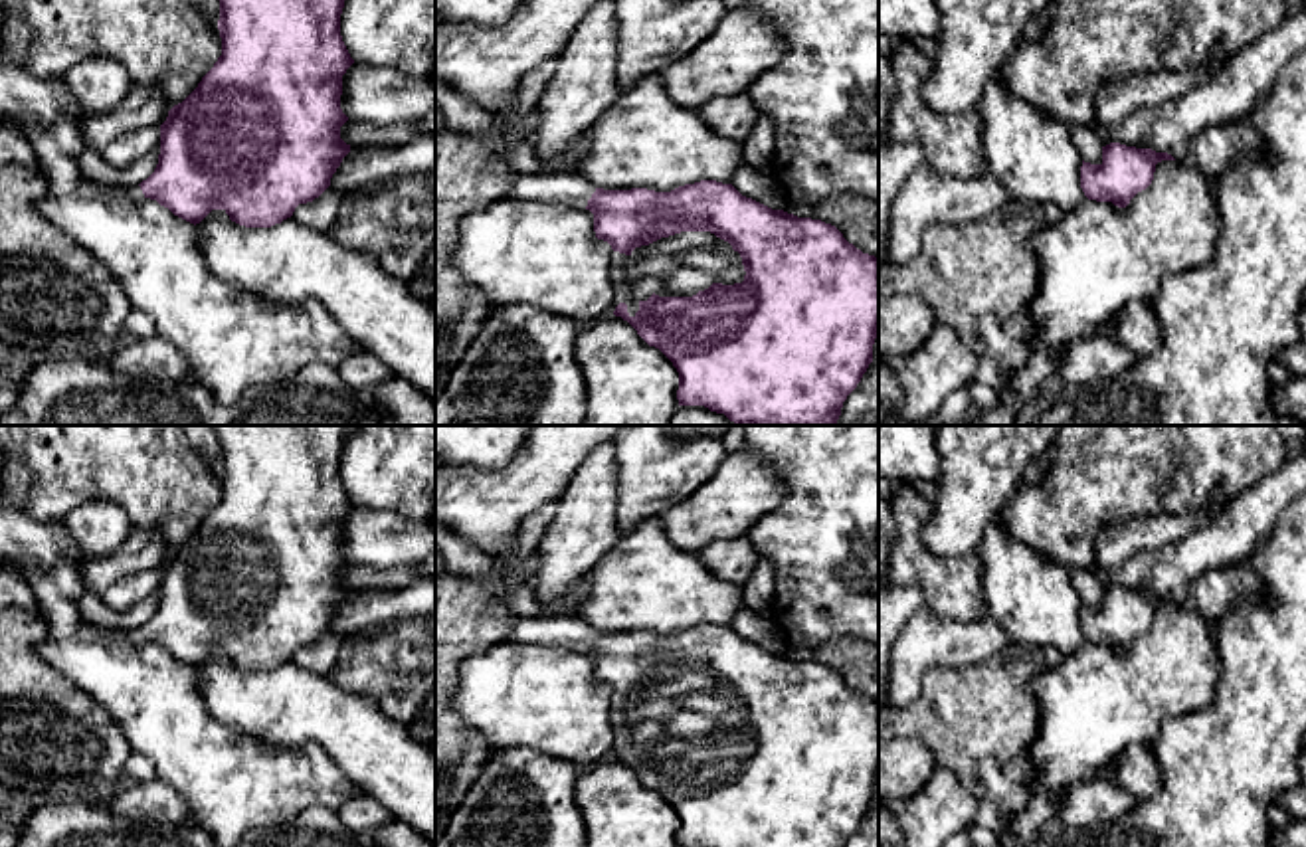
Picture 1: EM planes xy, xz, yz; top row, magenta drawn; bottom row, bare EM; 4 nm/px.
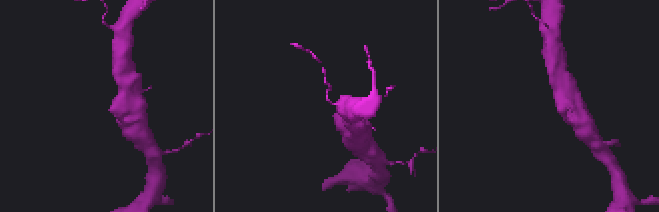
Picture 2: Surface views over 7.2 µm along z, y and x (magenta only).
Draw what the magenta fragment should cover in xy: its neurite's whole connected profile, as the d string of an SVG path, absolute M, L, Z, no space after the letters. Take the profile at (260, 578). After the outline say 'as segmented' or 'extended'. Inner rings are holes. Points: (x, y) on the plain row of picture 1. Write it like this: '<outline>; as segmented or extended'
M216 425L216 437L220 443L218 473L222 481L222 499L214 511L202 520L198 530L178 548L168 554L166 564L160 568L160 598L154 615L137 629L113 631L109 627L93 625L99 631L117 635L127 643L156 643L168 651L174 659L200 667L212 653L224 653L232 665L245 671L271 671L291 661L299 647L313 645L328 629L330 621L340 610L342 602L350 596L350 588L340 582L340 570L348 560L340 552L342 518L354 507L342 479L340 457L348 435L358 425Z; extended

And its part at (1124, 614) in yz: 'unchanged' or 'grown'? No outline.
unchanged

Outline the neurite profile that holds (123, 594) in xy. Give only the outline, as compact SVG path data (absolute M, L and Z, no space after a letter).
M146 570L119 578L107 586L99 596L113 612L129 612L146 600L160 586L160 570Z

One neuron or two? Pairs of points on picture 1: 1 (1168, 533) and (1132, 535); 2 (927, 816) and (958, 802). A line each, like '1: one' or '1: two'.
1: one
2: one

